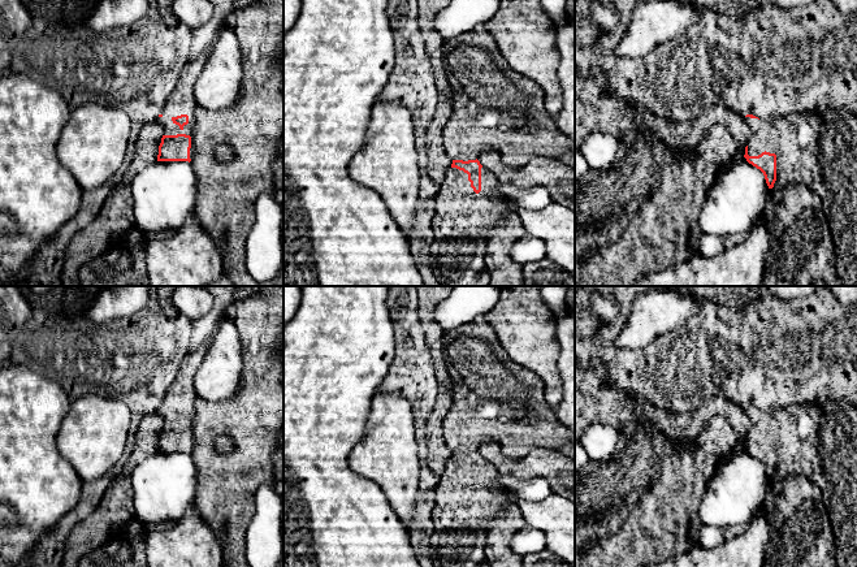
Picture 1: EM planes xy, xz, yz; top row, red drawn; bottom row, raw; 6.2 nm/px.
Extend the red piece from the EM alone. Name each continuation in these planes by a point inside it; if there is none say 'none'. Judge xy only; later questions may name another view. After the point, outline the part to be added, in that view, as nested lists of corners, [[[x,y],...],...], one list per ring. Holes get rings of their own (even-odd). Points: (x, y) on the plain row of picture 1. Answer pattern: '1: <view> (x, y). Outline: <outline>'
1: xy (181, 392). Outline: [[[212,337],[205,339],[194,352],[189,352],[183,358],[173,382],[168,388],[164,399],[160,403],[161,407],[156,411],[164,421],[164,427],[186,425],[192,428],[196,399],[194,377],[203,362],[204,354],[211,343]],[[181,406],[189,407],[189,415],[185,416],[182,421],[172,412],[173,408]]]

